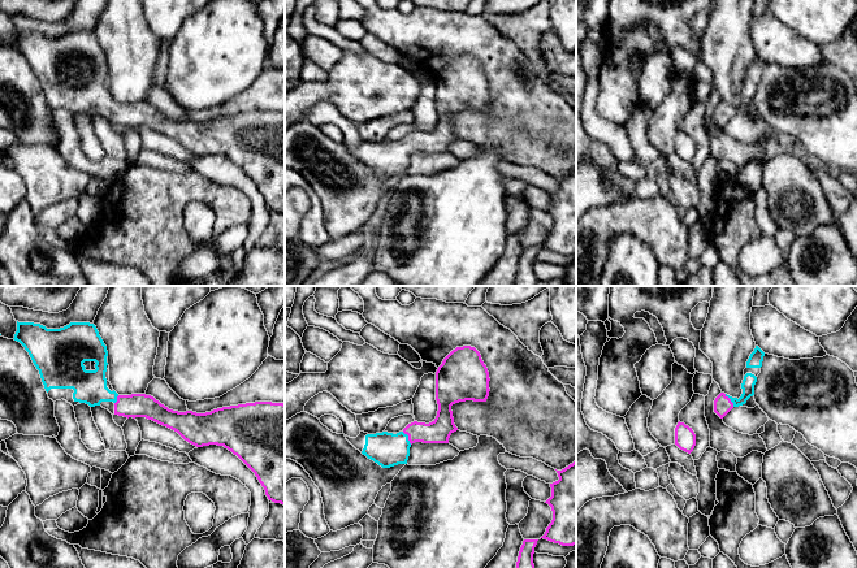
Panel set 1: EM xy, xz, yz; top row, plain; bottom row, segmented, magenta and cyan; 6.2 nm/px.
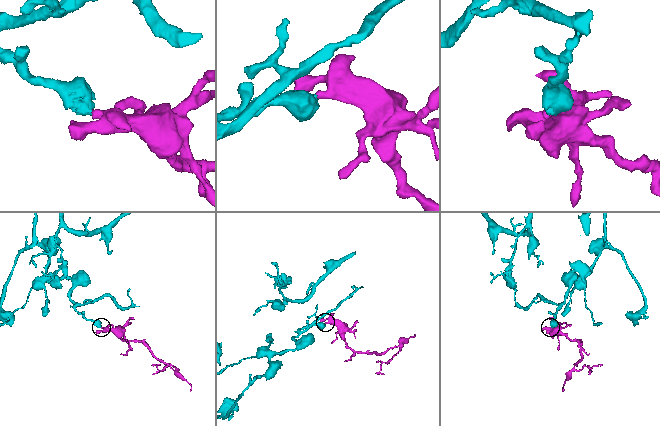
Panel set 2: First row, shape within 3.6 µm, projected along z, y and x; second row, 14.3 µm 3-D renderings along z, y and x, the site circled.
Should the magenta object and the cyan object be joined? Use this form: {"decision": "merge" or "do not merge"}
{"decision": "merge"}

